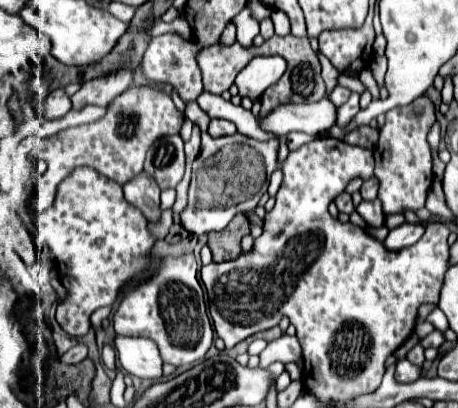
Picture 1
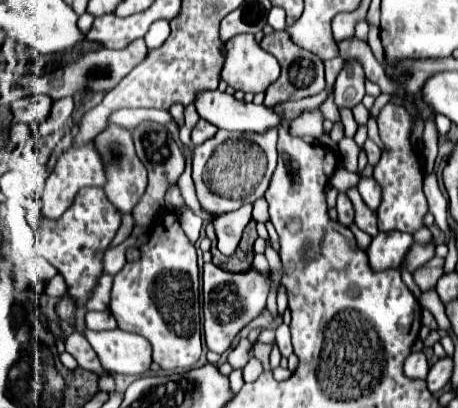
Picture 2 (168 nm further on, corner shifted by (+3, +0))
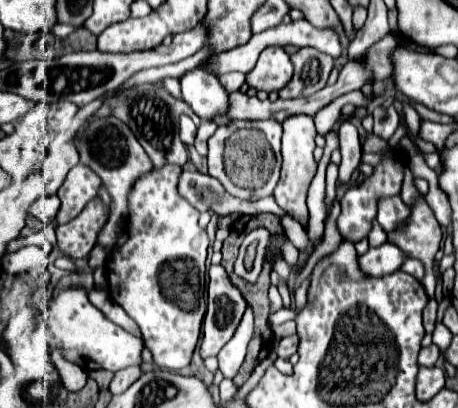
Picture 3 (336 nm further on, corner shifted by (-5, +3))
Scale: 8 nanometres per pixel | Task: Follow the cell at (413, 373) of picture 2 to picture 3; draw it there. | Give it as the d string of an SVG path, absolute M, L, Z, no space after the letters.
M430 344L428 348L420 350L418 364L422 364L422 366L434 366L436 360L438 360L438 356L440 356L440 348L436 344Z

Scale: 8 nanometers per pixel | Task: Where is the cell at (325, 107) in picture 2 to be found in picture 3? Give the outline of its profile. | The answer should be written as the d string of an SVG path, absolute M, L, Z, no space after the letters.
M344 122L340 132L338 132L338 138L340 138L340 154L342 154L338 179L341 182L348 182L352 172L360 164L360 156L362 156L360 136L358 136L358 130L356 130L356 126L352 122Z

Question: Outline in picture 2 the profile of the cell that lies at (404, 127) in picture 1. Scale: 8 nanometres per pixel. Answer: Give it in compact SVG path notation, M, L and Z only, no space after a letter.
M388 103L382 107L378 115L378 129L380 129L380 139L384 143L382 157L378 165L374 167L374 179L382 187L382 203L378 207L378 229L380 231L392 231L400 229L406 233L414 233L416 229L422 227L422 217L428 211L426 197L422 193L422 165L418 151L412 145L412 127L414 127L414 117L404 105Z

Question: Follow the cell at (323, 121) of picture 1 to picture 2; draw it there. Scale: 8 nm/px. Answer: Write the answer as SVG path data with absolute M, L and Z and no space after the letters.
M204 91L194 101L202 119L214 123L218 129L240 133L266 133L286 121L274 107L236 101L228 93Z

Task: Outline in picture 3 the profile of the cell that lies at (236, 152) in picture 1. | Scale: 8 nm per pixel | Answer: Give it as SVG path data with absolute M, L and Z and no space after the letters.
M274 119L258 120L238 120L238 122L230 122L226 126L220 126L214 136L208 140L208 174L214 176L216 180L222 182L222 186L236 198L244 198L244 200L260 200L264 196L270 196L274 192L274 186L278 182L280 176L280 168L282 165L281 156L281 137L282 125Z

